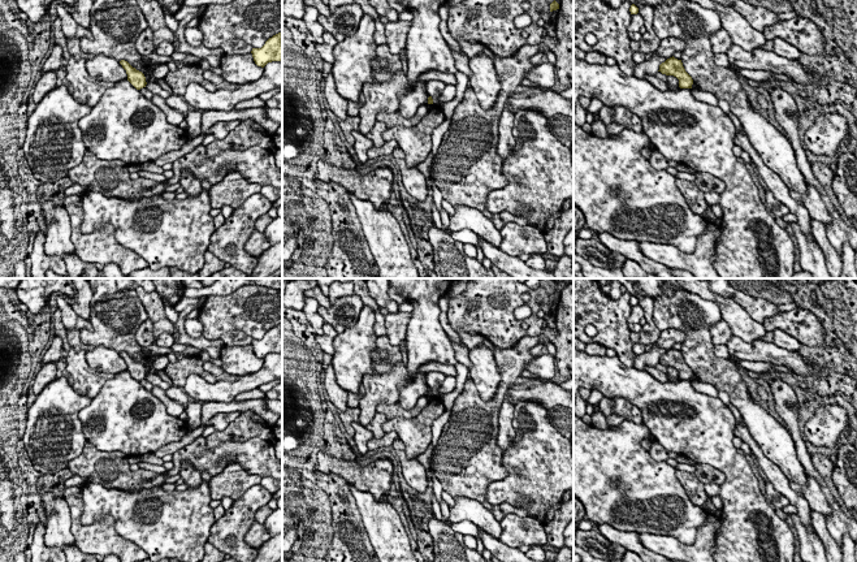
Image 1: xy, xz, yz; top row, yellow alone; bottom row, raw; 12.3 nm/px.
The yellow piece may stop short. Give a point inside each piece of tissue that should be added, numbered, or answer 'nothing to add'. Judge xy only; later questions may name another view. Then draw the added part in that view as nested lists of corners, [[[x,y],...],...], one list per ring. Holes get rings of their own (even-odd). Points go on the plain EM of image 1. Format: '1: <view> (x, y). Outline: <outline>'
nothing to add

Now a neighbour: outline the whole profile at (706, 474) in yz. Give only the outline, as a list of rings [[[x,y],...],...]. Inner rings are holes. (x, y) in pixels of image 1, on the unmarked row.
[[[696,463],[696,476],[702,484],[718,484],[722,485],[726,480],[726,475],[715,467],[706,463]]]

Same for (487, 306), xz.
[[[471,278],[464,291],[449,298],[447,319],[454,330],[473,330],[489,340],[494,347],[508,350],[515,349],[524,336],[541,336],[550,314],[550,295],[541,286],[529,289],[518,278]],[[523,304],[532,310],[532,315],[518,320],[514,311]]]

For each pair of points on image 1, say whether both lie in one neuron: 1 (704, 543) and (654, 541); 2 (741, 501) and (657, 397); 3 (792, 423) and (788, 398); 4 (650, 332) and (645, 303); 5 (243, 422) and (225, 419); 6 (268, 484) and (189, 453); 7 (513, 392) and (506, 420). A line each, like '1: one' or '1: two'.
1: one
2: one
3: one
4: one
5: two
6: two
7: two

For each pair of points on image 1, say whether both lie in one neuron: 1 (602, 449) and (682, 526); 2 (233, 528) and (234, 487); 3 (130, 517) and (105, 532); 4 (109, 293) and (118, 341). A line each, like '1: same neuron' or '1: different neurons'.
1: same neuron
2: different neurons
3: different neurons
4: same neuron

